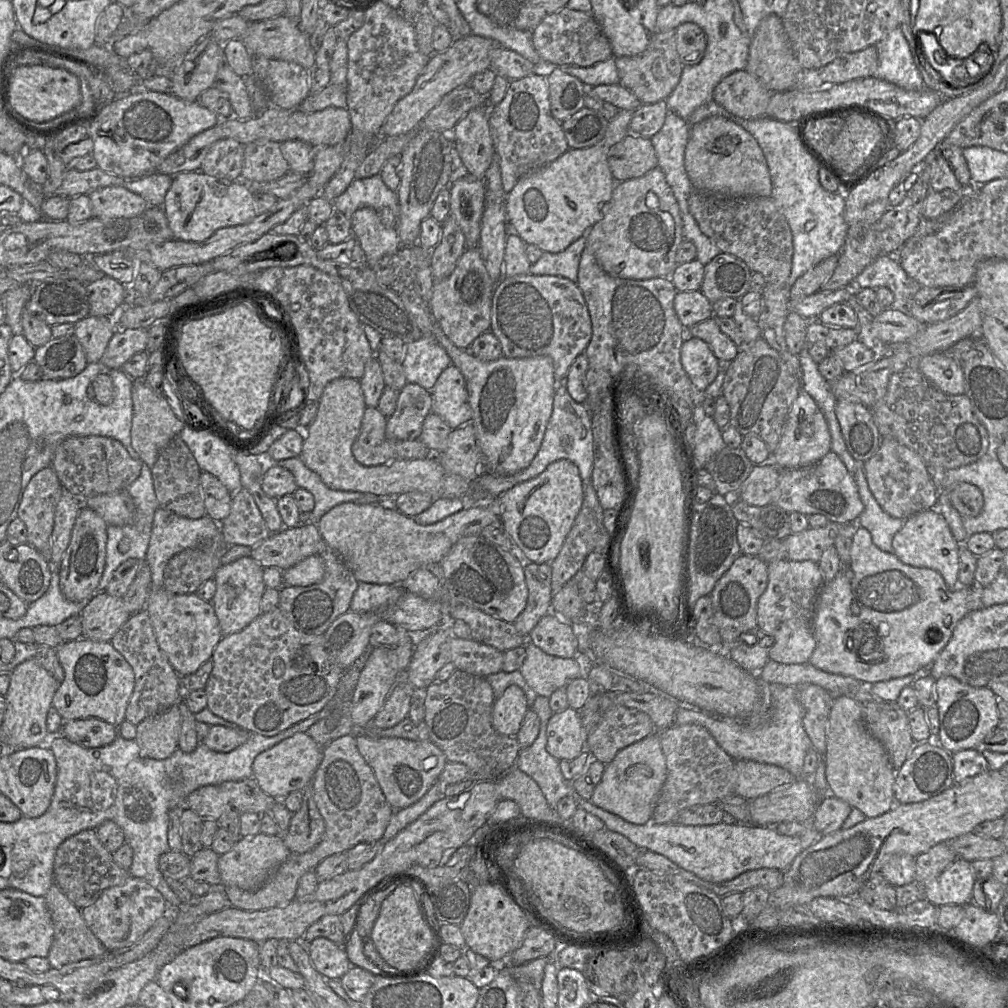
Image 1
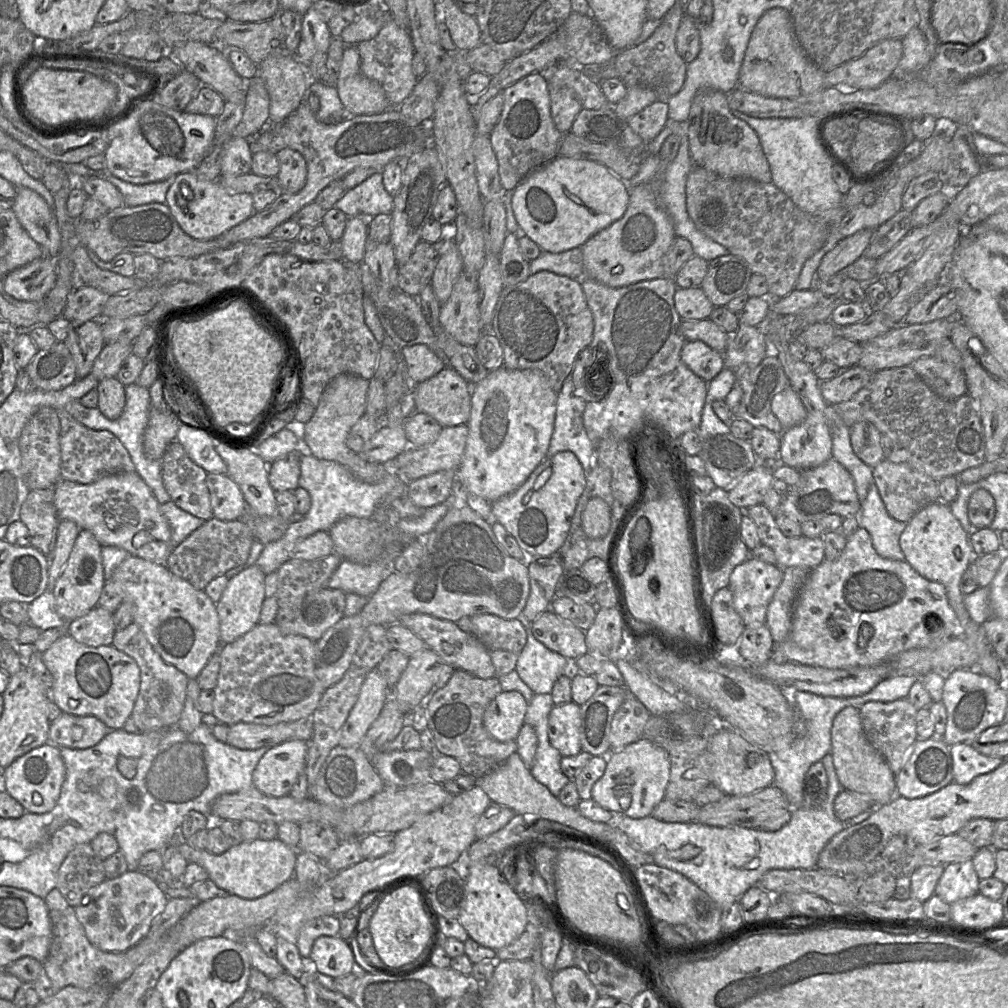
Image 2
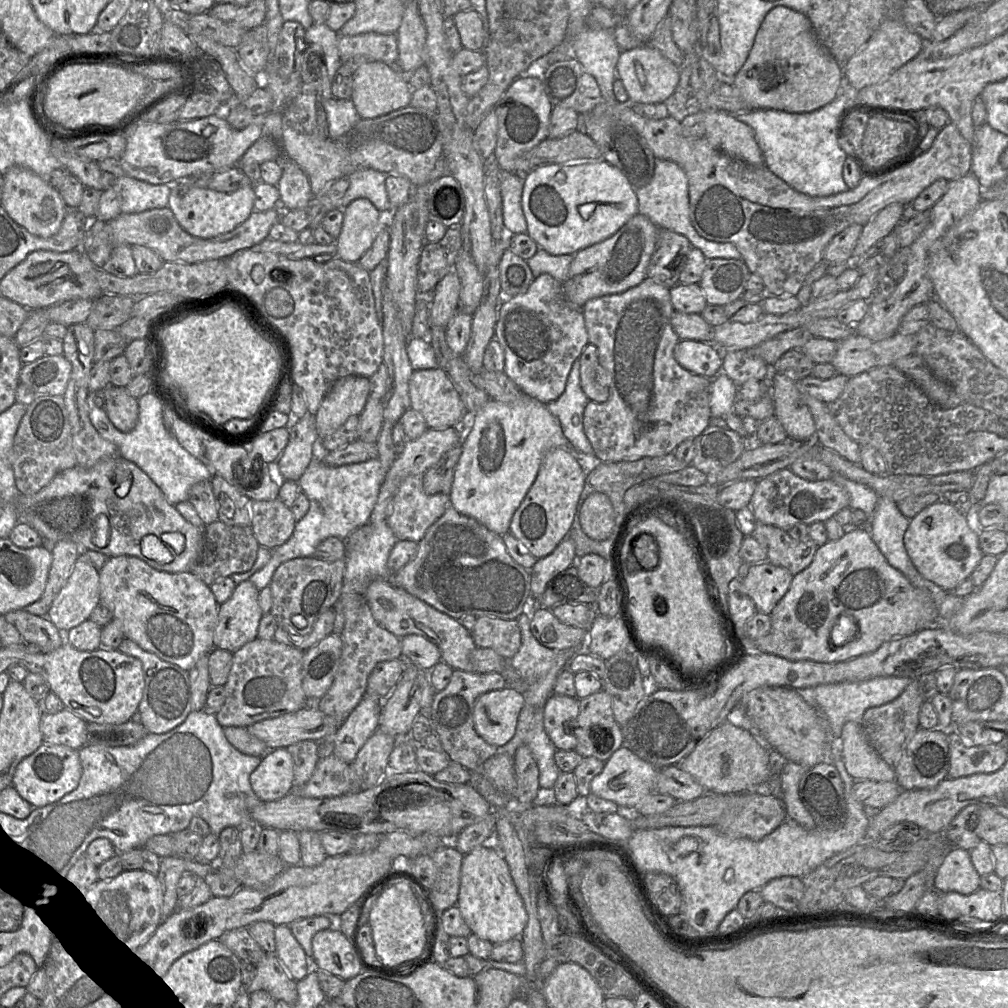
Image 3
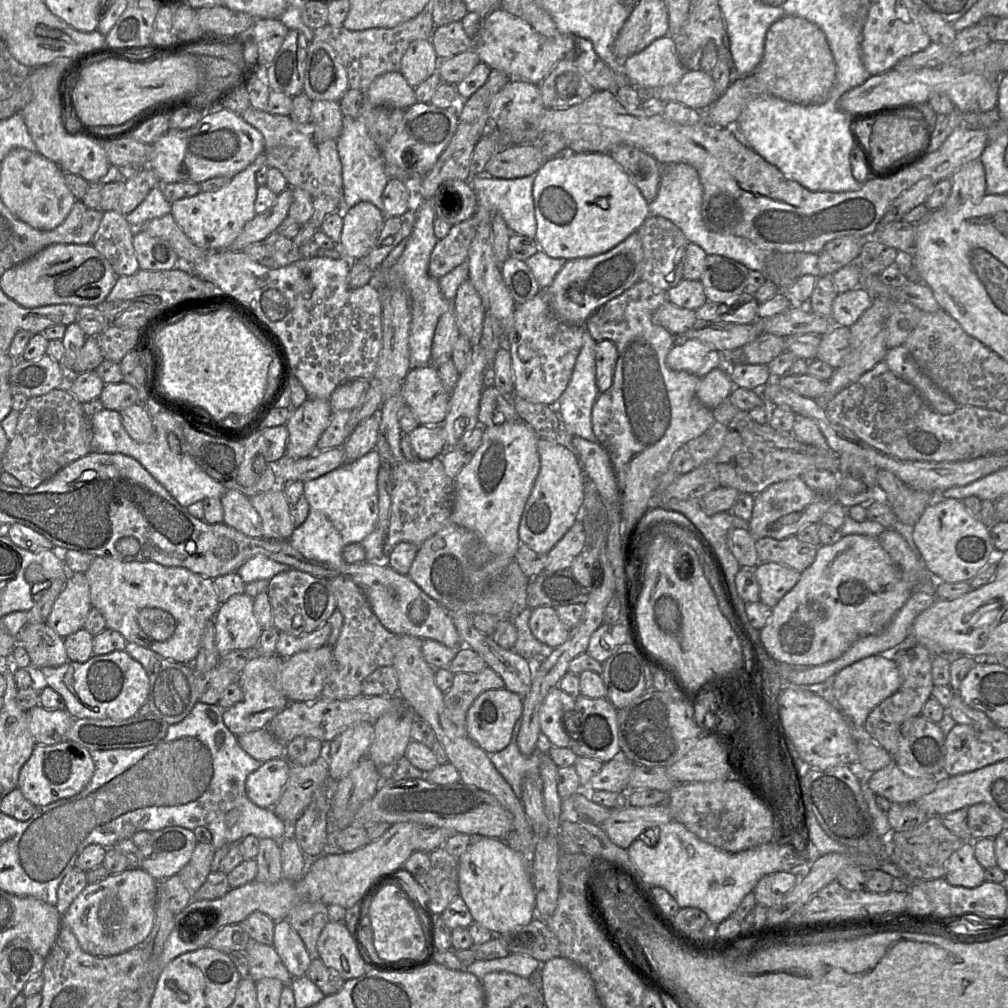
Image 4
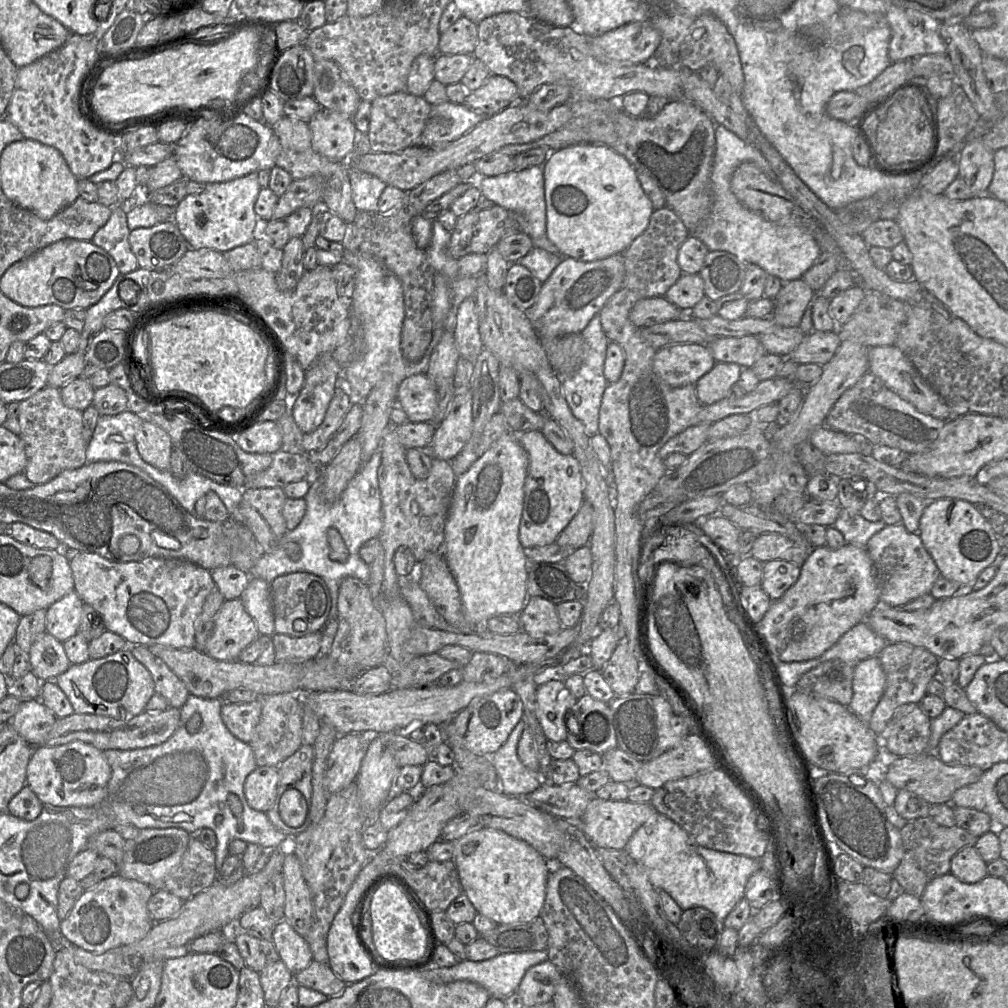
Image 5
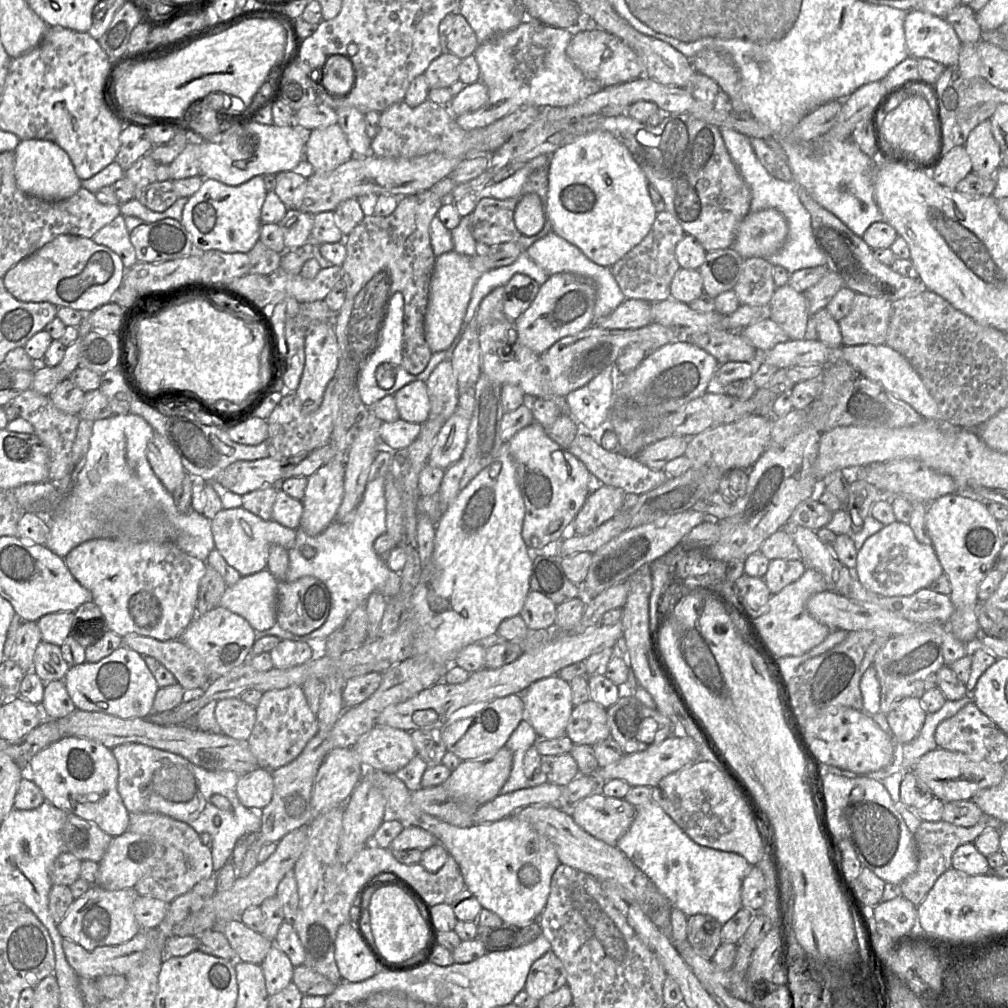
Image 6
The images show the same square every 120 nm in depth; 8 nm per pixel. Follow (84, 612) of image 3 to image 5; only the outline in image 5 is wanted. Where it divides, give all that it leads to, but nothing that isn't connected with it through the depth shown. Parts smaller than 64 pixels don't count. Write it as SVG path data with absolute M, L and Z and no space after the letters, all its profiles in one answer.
M75 590L54 602L46 610L46 632L62 643L77 634L83 606Z

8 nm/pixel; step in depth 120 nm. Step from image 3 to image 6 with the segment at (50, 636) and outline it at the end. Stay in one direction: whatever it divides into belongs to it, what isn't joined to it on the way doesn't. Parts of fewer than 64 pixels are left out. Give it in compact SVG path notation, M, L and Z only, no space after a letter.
M45 641L38 645L33 660L32 671L44 682L62 680L70 669L64 659L61 647Z

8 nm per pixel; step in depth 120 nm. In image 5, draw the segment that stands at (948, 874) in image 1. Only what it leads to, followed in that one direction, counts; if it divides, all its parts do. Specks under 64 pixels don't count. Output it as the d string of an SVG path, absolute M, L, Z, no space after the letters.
M966 846L952 858L950 873L965 883L976 883L986 877L987 863L974 846Z

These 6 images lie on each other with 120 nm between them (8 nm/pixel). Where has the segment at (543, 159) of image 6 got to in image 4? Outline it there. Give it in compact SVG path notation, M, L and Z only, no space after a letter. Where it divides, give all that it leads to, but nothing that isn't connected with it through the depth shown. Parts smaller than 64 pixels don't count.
M536 173L514 179L501 179L488 175L479 175L472 176L469 183L477 196L478 205L487 208L492 213L500 214L513 234L525 235L531 239L535 239L537 231L533 199L535 177Z

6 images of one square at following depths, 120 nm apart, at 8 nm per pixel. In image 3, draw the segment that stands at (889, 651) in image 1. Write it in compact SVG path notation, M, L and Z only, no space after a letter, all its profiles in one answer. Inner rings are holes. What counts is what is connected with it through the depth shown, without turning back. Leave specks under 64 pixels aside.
M864 529L850 531L845 533L844 536L838 540L828 541L826 544L819 546L812 563L806 569L793 576L789 590L777 603L770 616L770 632L766 636L753 641L752 649L754 652L772 654L790 661L810 660L819 663L838 663L849 661L859 656L872 653L885 643L914 634L925 628L938 625L937 606L934 600L924 591L914 587L903 573L888 563L885 556L873 541L870 532ZM836 623L836 630L838 633L837 641L841 643L843 639L842 645L833 645L831 641L831 632Z

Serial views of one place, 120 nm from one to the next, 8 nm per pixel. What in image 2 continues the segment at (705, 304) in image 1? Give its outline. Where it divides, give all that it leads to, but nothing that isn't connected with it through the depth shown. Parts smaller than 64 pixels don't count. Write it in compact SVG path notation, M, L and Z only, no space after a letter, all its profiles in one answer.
M700 287L677 288L674 305L682 320L709 319L714 307Z

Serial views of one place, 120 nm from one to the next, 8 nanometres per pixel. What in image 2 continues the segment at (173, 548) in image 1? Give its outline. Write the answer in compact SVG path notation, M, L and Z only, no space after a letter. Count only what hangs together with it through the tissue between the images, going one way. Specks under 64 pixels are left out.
M172 501L160 504L160 510L171 528L171 541L173 547L177 547L181 544L205 522L205 520L182 510Z

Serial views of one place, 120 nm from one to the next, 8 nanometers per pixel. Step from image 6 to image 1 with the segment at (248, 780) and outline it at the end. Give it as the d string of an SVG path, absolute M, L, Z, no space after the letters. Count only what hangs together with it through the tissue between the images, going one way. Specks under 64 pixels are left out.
M298 732L258 754L253 762L253 777L260 788L277 800L291 792L303 790L313 779L323 759L323 747L306 732Z

